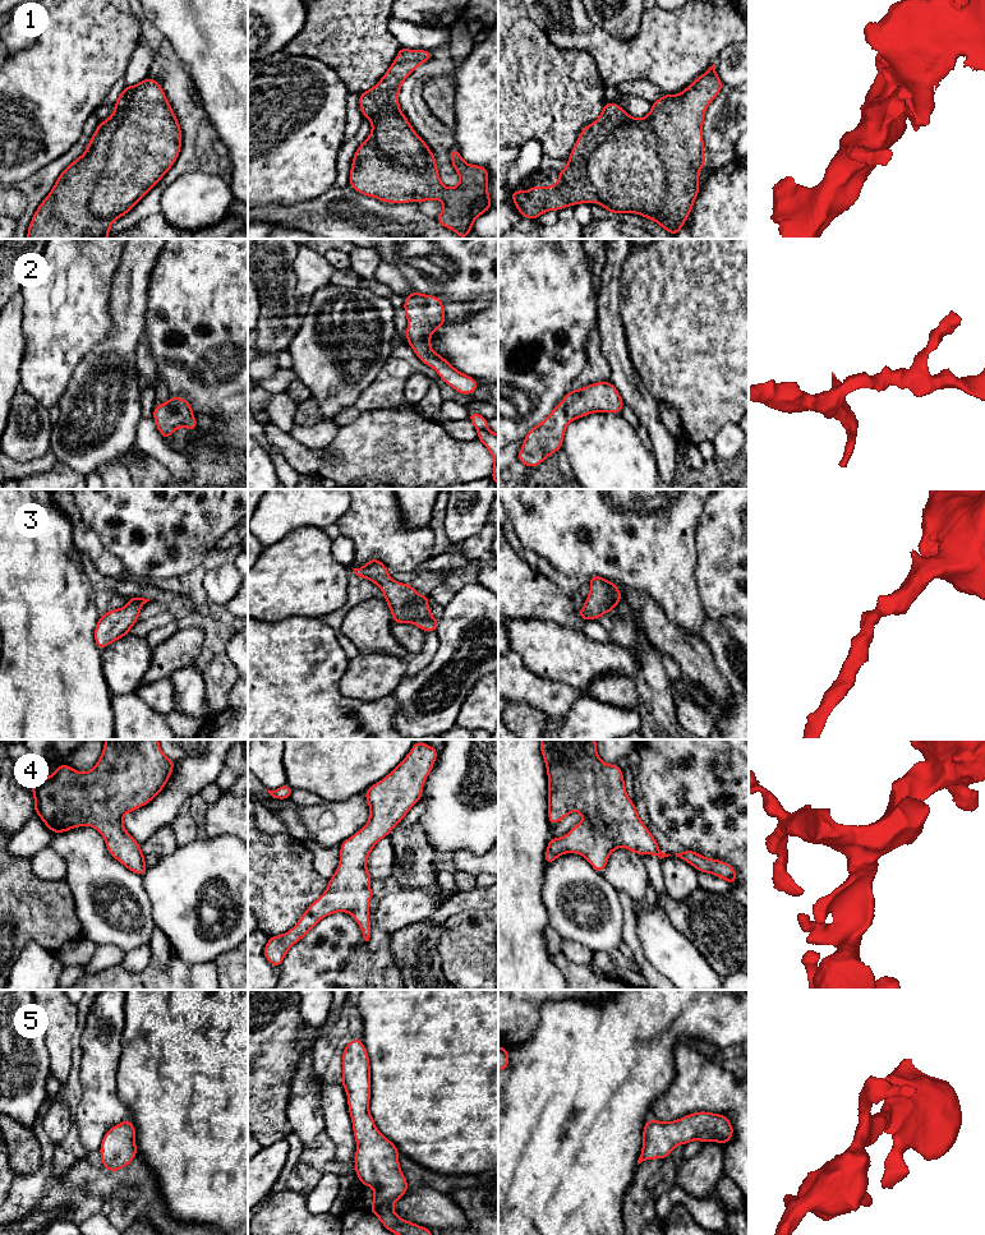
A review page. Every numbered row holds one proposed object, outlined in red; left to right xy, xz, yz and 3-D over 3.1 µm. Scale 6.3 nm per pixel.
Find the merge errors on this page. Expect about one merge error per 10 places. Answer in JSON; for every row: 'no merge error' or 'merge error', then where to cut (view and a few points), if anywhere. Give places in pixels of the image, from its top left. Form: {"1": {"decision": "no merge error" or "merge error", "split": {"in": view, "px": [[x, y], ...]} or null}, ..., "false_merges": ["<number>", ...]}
{"1": {"decision": "no merge error", "split": null}, "2": {"decision": "no merge error", "split": null}, "3": {"decision": "no merge error", "split": null}, "4": {"decision": "no merge error", "split": null}, "5": {"decision": "no merge error", "split": null}, "false_merges": []}

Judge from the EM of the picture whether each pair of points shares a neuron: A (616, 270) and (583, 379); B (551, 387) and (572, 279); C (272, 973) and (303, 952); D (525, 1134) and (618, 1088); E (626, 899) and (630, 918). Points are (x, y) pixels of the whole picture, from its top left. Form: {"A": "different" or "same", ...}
{"A": "different", "B": "same", "C": "different", "D": "same", "E": "same"}

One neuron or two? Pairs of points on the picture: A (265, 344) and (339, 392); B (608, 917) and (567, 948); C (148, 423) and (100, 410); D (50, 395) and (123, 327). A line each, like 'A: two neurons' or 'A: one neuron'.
A: two neurons
B: two neurons
C: two neurons
D: two neurons

